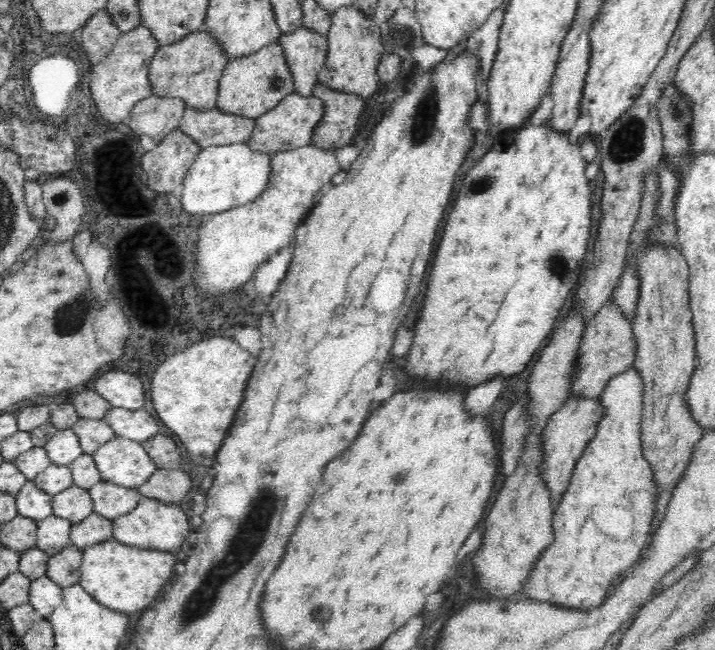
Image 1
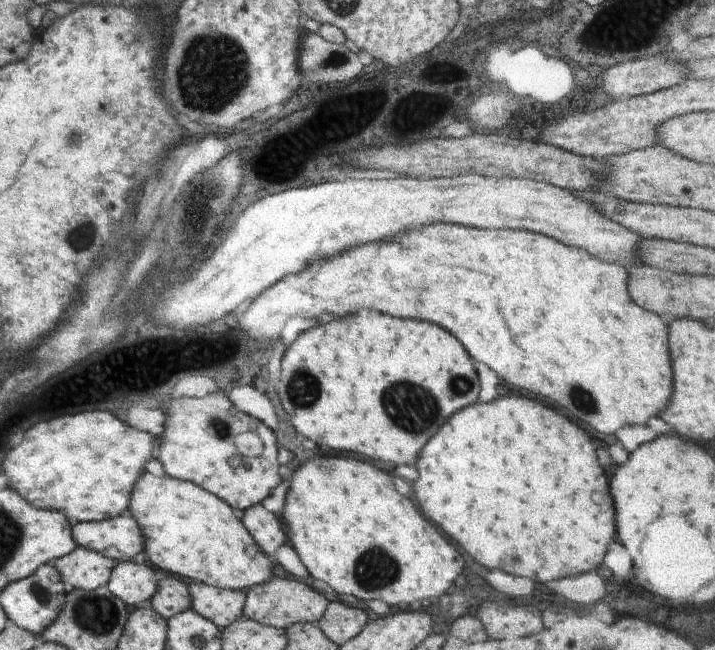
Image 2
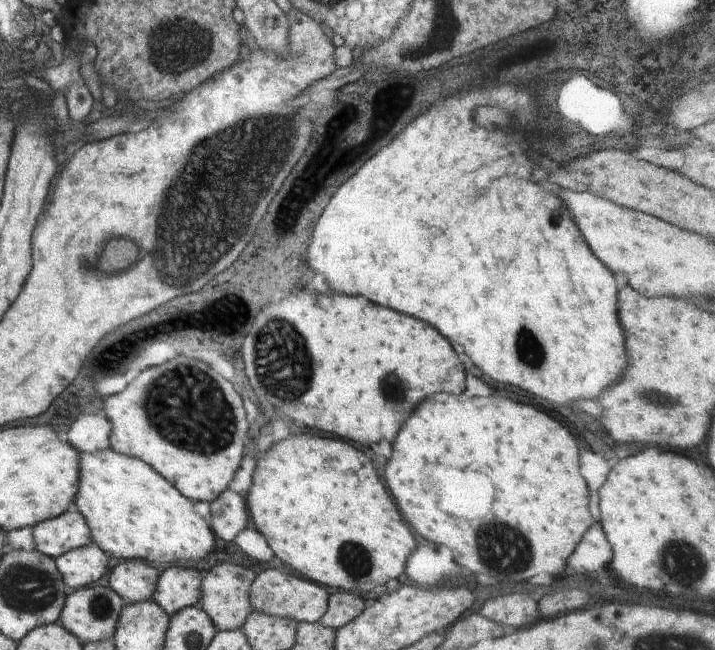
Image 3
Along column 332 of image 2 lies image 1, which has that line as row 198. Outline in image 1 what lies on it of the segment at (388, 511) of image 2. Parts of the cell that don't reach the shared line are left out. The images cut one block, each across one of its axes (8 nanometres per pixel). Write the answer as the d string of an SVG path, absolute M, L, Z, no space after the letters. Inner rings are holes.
M528 119L523 127L512 129L512 136L500 140L494 148L492 147L480 162L474 164L474 168L466 174L462 188L458 192L456 204L452 208L452 212L448 214L438 250L436 250L436 258L434 258L434 266L430 272L430 284L426 290L426 302L422 308L422 316L420 322L416 324L416 336L414 336L414 344L412 350L408 354L408 364L406 370L412 376L420 376L422 380L426 380L432 386L440 386L444 388L452 386L462 386L464 388L474 388L474 384L480 384L484 380L490 380L494 376L510 376L515 380L516 376L526 368L526 364L534 358L532 355L548 338L548 334L559 323L561 307L566 304L570 292L574 286L579 285L584 265L586 264L584 256L588 250L588 240L590 240L590 230L592 230L592 202L590 201L589 181L586 179L586 167L588 162L584 156L580 154L580 142L572 144L568 139L569 132L563 133L552 129L550 122L542 122L542 124L534 124Z

